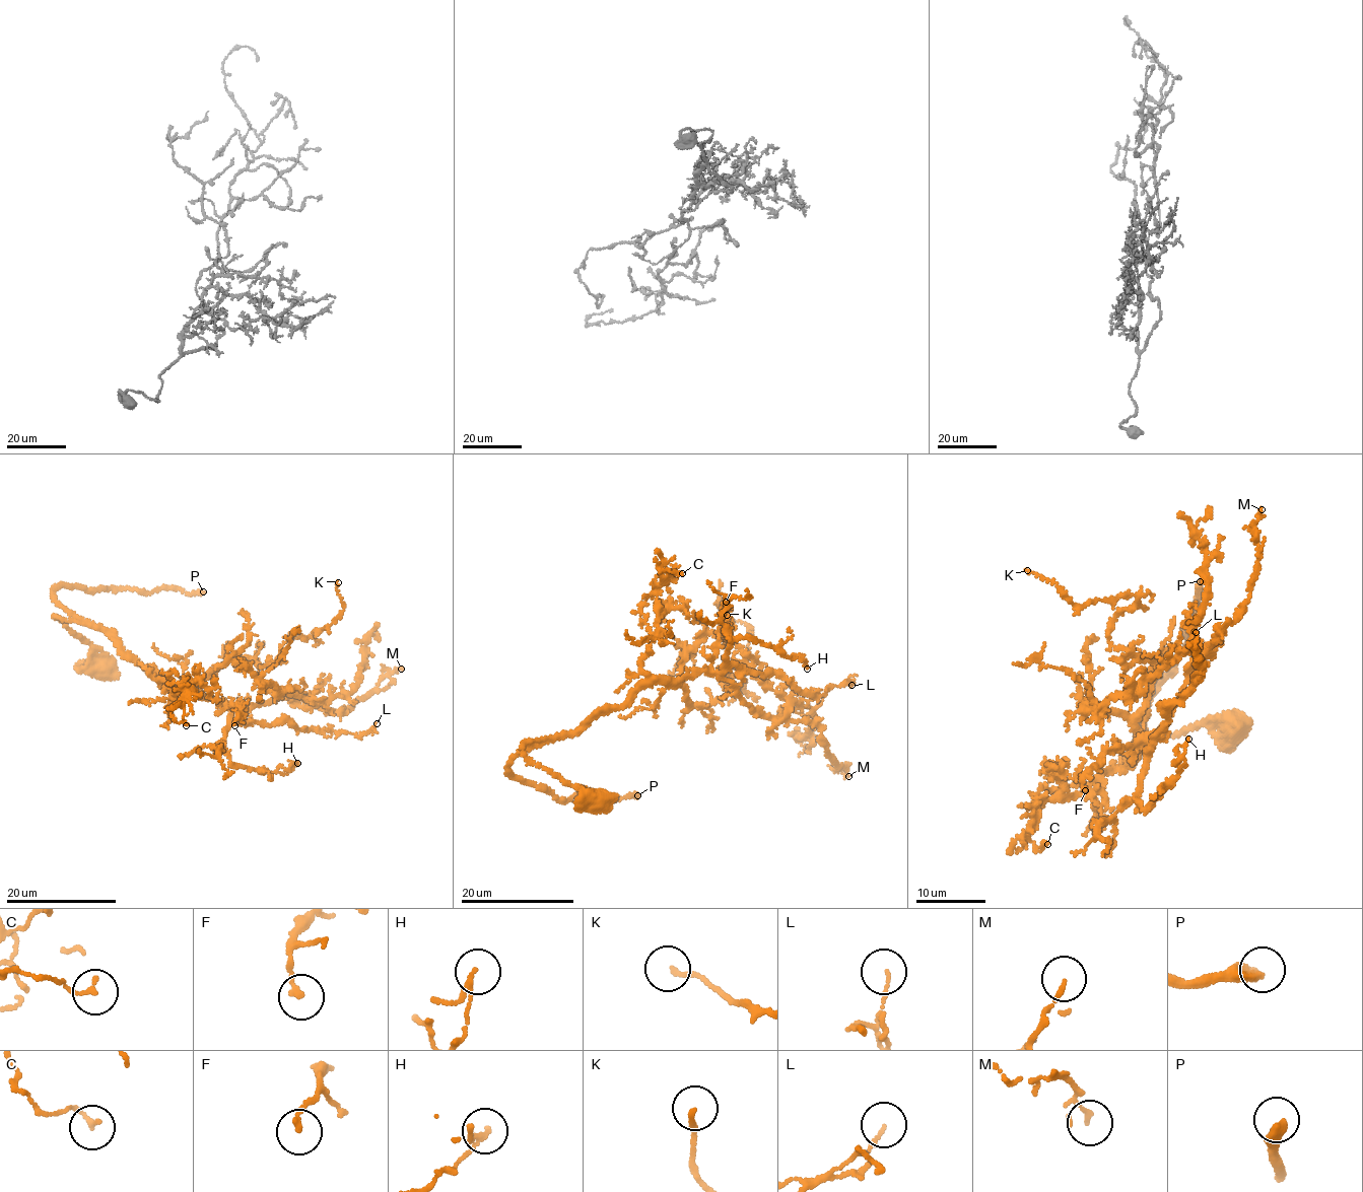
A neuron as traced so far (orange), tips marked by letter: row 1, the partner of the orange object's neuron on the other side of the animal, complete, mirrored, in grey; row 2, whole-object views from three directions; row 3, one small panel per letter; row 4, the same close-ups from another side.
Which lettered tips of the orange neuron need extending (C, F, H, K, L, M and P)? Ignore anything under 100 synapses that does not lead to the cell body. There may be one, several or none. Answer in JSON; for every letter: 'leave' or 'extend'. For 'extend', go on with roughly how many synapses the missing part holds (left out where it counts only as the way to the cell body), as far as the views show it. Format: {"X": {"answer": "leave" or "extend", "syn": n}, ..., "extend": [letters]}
{"C": {"answer": "leave"}, "F": {"answer": "leave"}, "H": {"answer": "leave"}, "K": {"answer": "leave"}, "L": {"answer": "leave"}, "M": {"answer": "leave"}, "P": {"answer": "extend", "syn": 450}, "extend": ["P"]}

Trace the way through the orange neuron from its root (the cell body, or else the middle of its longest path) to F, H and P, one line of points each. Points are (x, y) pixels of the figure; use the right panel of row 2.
F: (1233, 725), (1203, 723), (1135, 747), (1141, 730), (1134, 758), (1142, 741), (1106, 751), (1084, 777), (1085, 790)
H: (1233, 725), (1135, 747), (1141, 730), (1142, 808), (1177, 777), (1188, 739)
P: (1233, 725), (1226, 732), (1203, 723), (1135, 747), (1150, 697), (1189, 643), (1183, 633), (1200, 597), (1200, 581)

